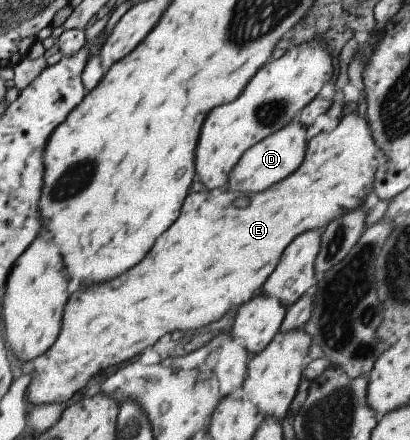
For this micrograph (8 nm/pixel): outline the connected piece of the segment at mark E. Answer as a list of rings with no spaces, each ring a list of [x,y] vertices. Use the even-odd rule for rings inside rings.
[[[353,112],[342,115],[331,132],[320,132],[310,138],[306,148],[307,156],[293,174],[267,190],[247,194],[245,206],[229,204],[227,194],[217,198],[207,198],[207,190],[187,194],[177,220],[153,242],[143,260],[107,282],[75,290],[65,304],[63,324],[53,344],[34,359],[19,364],[21,374],[30,378],[24,388],[28,402],[39,407],[75,399],[73,392],[90,386],[95,379],[91,376],[101,368],[105,370],[113,366],[112,370],[121,362],[137,356],[145,346],[157,342],[163,334],[205,326],[229,308],[247,302],[273,272],[285,244],[289,244],[297,232],[325,226],[335,216],[363,205],[372,188],[376,166],[386,160],[383,151],[372,141],[366,119]]]

